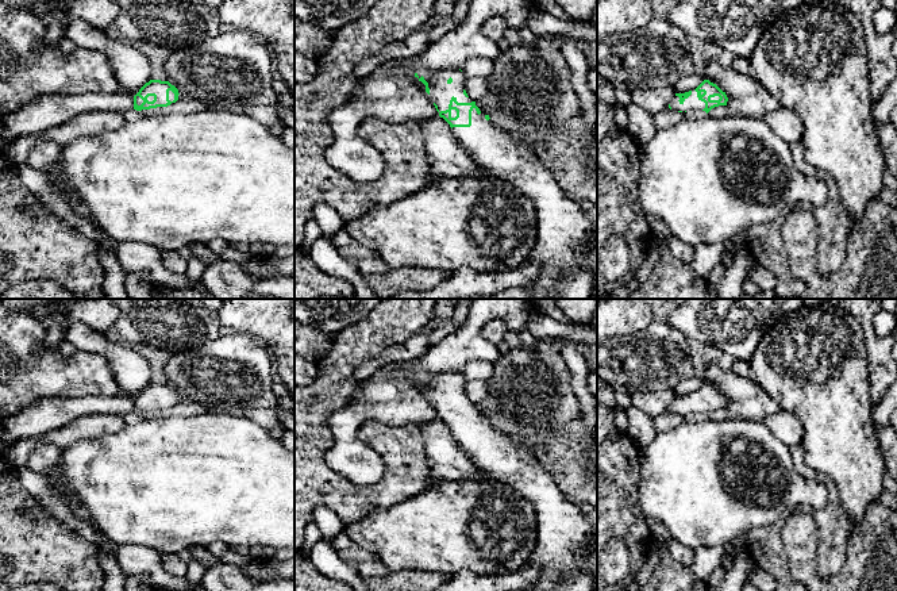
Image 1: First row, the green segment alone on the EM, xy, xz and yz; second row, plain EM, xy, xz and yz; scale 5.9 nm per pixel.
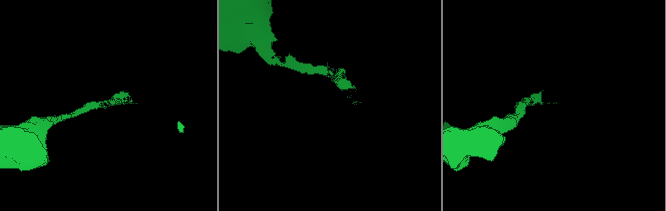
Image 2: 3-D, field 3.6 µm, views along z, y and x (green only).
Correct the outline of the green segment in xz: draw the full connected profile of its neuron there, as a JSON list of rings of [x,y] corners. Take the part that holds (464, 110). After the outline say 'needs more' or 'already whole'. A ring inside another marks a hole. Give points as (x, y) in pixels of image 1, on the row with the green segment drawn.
[[[461,69],[431,73],[420,70],[415,73],[415,77],[426,88],[439,116],[450,124],[473,160],[494,176],[512,181],[534,202],[536,210],[536,243],[526,264],[542,265],[539,281],[531,287],[463,299],[590,299],[596,276],[582,268],[581,249],[593,238],[596,231],[592,230],[590,222],[577,200],[561,188],[554,173],[527,150],[517,138],[512,137],[509,131],[494,126],[489,115],[481,112],[476,101],[469,99]]] | needs more

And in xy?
[[[150,80],[134,96],[134,110],[168,107],[181,99],[178,89],[169,81]]] | needs more

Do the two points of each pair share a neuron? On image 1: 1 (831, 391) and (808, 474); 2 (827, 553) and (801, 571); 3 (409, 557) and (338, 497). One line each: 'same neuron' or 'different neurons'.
1: different neurons
2: different neurons
3: different neurons

